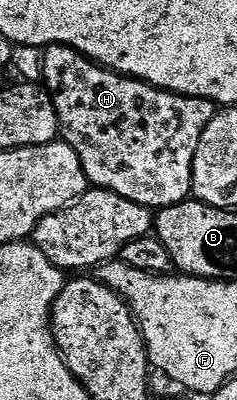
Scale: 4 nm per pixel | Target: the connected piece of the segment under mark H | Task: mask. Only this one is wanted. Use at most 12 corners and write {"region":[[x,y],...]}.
{"region":[[45,48],[87,180],[151,209],[191,198],[215,104]]}

